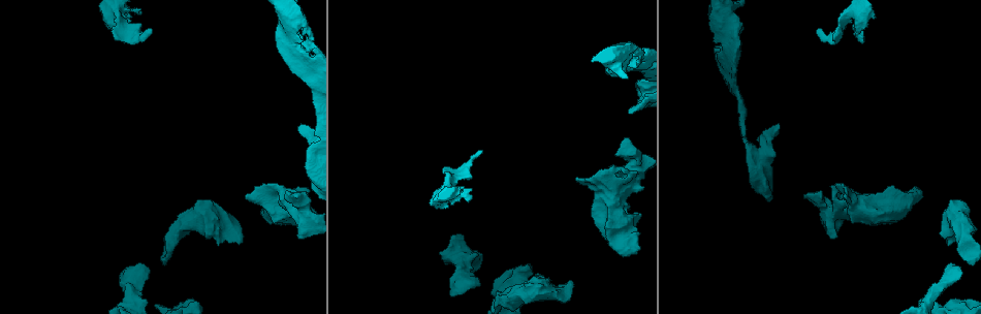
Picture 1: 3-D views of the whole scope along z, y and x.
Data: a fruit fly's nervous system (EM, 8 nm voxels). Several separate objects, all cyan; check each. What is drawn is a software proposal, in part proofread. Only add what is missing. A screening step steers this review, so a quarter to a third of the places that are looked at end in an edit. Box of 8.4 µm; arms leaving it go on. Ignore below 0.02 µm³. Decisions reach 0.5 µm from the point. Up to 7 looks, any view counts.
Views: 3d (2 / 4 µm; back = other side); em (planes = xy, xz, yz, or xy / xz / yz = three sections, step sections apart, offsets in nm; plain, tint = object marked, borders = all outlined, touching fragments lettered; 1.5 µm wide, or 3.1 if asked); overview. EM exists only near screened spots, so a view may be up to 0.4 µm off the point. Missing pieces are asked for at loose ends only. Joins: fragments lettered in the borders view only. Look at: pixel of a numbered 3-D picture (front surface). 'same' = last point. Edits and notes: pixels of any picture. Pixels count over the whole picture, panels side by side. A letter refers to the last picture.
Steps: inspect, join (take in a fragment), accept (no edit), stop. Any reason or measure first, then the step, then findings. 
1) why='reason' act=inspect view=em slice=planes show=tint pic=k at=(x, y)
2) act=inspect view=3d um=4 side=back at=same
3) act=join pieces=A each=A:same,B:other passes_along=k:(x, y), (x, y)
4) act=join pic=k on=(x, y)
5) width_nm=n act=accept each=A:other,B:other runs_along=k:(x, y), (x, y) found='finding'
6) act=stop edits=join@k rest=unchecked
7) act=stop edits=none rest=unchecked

why='an open end' act=inspect view=em slice=planes show=borders pic=1 at=(300, 127)

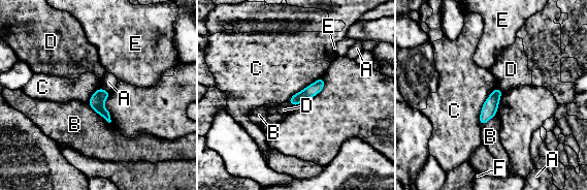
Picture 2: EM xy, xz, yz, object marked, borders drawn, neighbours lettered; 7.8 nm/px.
act=accept each=A:other,B:other,C:other,D:other,E:other,F:other found='none of them fits'

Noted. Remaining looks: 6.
why='an open end' act=inspect view=em slice=planes show=borders pic=1 at=(948, 246)

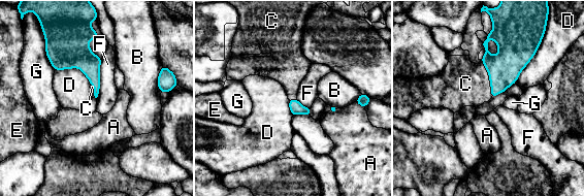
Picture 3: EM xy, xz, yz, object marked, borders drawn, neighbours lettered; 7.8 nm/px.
longest_contact=F:300nm act=join pieces=C each=A:other,B:other,C:same,D:other,E:other,F:other,G:other found='it goes on there'

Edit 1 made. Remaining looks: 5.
act=stop edits=join@3 rest=unchecked

